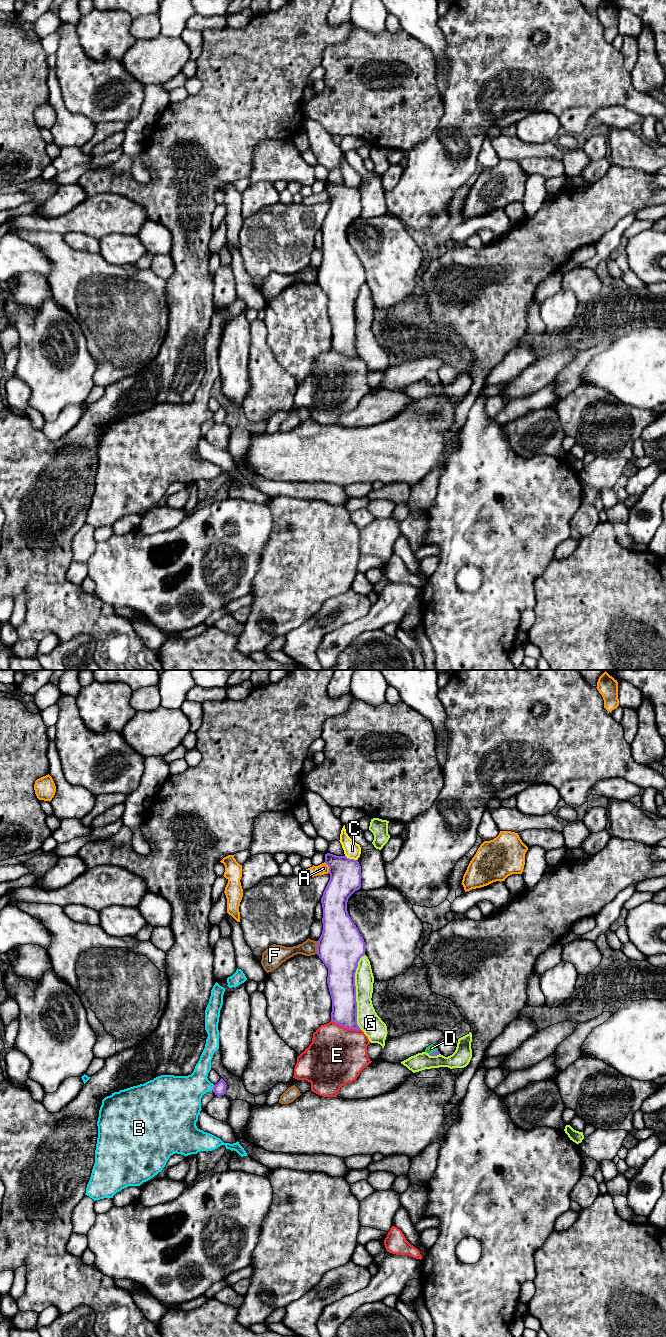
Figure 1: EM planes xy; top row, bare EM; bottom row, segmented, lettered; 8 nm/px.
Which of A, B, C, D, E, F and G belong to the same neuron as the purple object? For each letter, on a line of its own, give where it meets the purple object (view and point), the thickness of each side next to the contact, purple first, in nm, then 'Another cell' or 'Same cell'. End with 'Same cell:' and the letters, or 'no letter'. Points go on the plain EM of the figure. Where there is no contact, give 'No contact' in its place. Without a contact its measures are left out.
A: Touches purple at xy (329, 195). Thickness 260 nm (purple) against 90 nm. Another cell
B: Touches purple at xy (213, 416). Thickness 100 nm (purple) against 300 nm. Another cell
C: Touches purple at xy (351, 187). Thickness 260 nm (purple) against 140 nm. Another cell
D: Touches purple at xy (433, 380). Thickness 40 nm (purple) against 70 nm. Same cell
E: Touches purple at xy (346, 355). Thickness 200 nm (purple) against 460 nm. Another cell
F: Touches purple at xy (317, 275). Thickness 360 nm (purple) against 120 nm. Another cell
G: Touches purple at xy (355, 320). Thickness 240 nm (purple) against 180 nm. Another cell
Same cell: D

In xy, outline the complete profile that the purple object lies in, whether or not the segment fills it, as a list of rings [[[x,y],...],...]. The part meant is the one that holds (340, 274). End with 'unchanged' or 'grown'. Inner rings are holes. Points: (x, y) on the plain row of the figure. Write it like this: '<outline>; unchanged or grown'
[[[330,181],[325,182],[325,191],[329,194],[330,208],[321,226],[323,258],[317,272],[317,283],[328,296],[327,312],[332,327],[331,348],[344,356],[361,358],[357,352],[355,301],[360,286],[365,283],[365,270],[347,239],[349,225],[361,216],[361,194],[357,188]]]; unchanged

